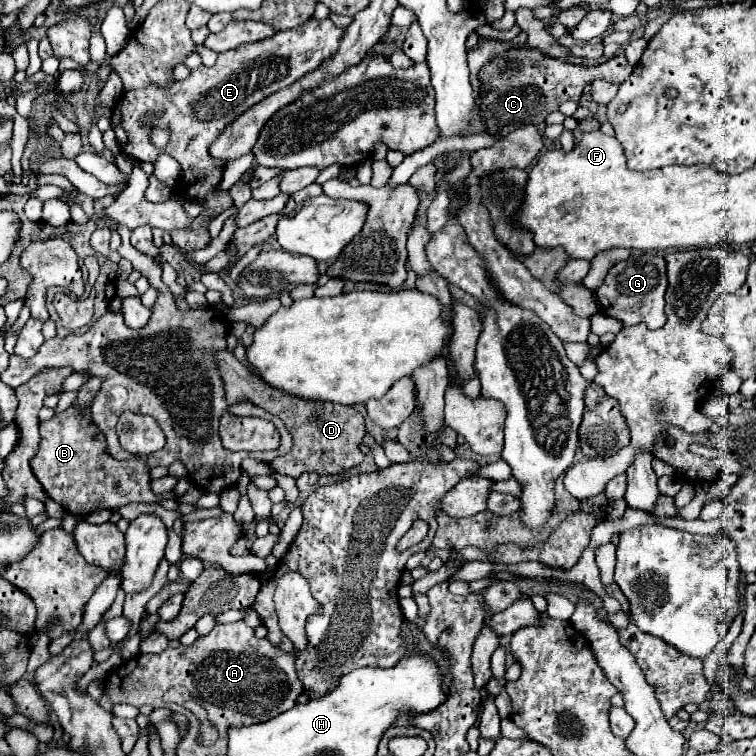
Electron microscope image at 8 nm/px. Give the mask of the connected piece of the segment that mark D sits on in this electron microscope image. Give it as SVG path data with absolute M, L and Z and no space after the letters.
M229 350L215 352L215 362L219 362L219 374L225 384L227 404L247 400L287 422L287 430L293 434L295 446L287 456L279 456L271 462L271 468L277 474L291 478L299 478L303 472L317 472L319 476L337 476L363 462L359 444L365 434L365 420L359 414L359 410L341 404L309 402L287 392L281 392L277 388L271 388L261 378L253 376Z

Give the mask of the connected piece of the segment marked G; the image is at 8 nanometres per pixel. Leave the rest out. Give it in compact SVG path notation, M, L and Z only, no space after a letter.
M641 252L627 262L615 264L603 286L595 290L597 302L601 304L601 312L619 320L623 326L633 326L645 322L649 328L661 328L665 324L665 290L667 290L667 276L665 276L665 260L653 252Z

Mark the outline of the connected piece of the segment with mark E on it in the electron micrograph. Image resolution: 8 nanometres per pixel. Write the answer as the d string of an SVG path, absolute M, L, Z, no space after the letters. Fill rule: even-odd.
M311 18L307 24L303 24L295 30L277 32L275 36L269 36L269 38L259 40L255 44L243 44L235 50L227 50L227 52L219 54L217 64L213 68L201 66L201 68L193 70L187 80L175 82L171 88L149 86L145 90L137 90L135 94L123 94L117 100L117 104L113 108L113 116L111 116L111 128L115 130L115 138L119 142L121 152L129 158L137 156L137 160L141 160L141 162L155 162L159 154L173 156L181 164L179 184L186 189L186 192L177 192L181 198L201 202L203 212L209 212L209 210L211 212L223 212L223 210L231 208L233 200L231 200L229 192L219 192L221 174L223 174L225 164L223 164L223 160L211 158L207 148L221 134L221 130L229 122L233 122L235 116L239 116L241 112L245 112L253 104L261 102L265 96L271 96L273 92L291 86L295 80L305 76L307 72L313 72L315 68L319 68L327 58L331 58L339 50L339 42L341 42L343 36L345 36L345 30L337 28L331 20L319 22L319 20ZM153 128L169 128L171 130L171 136L169 136L169 142L167 142L165 148L153 146L153 142L151 142L151 130Z

